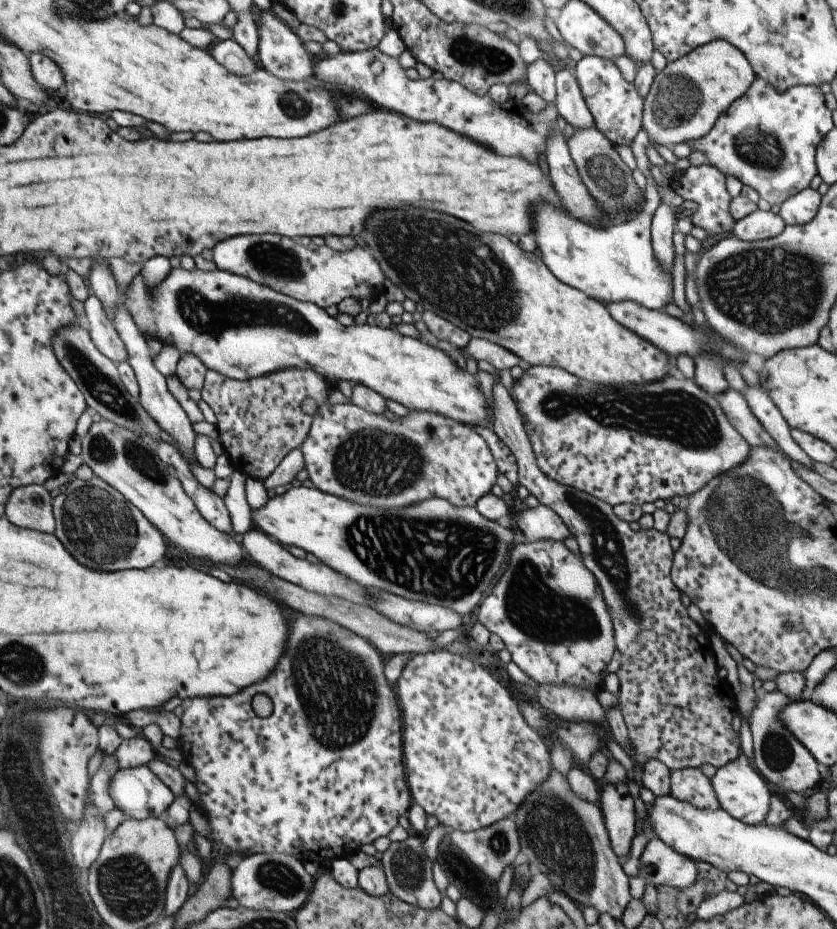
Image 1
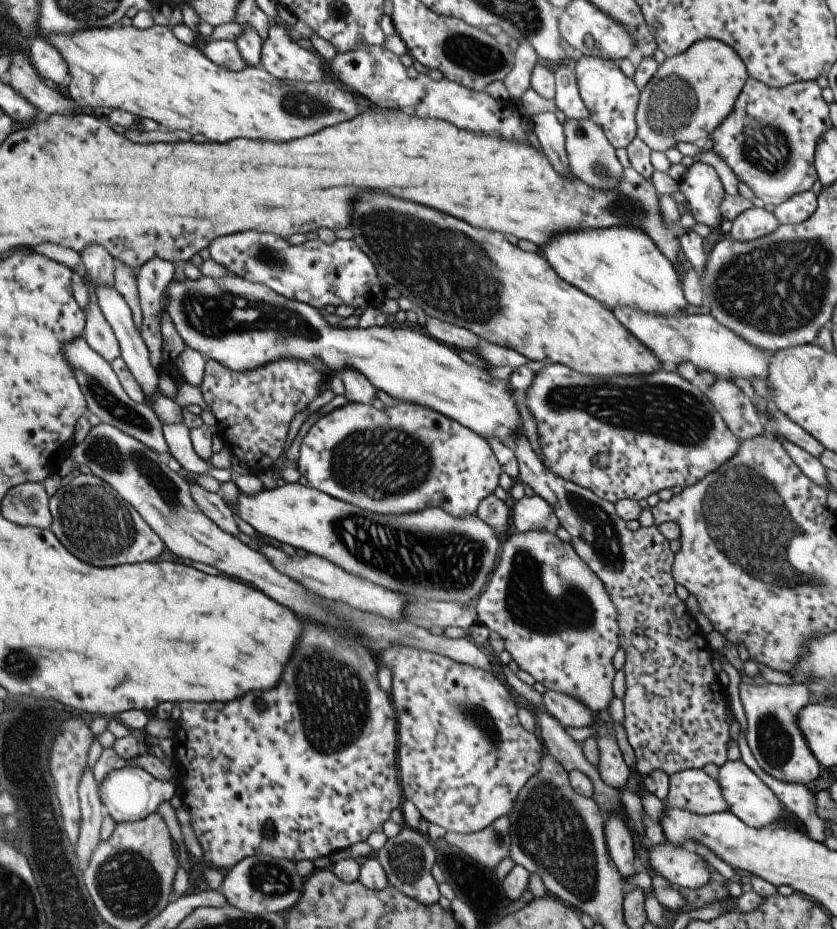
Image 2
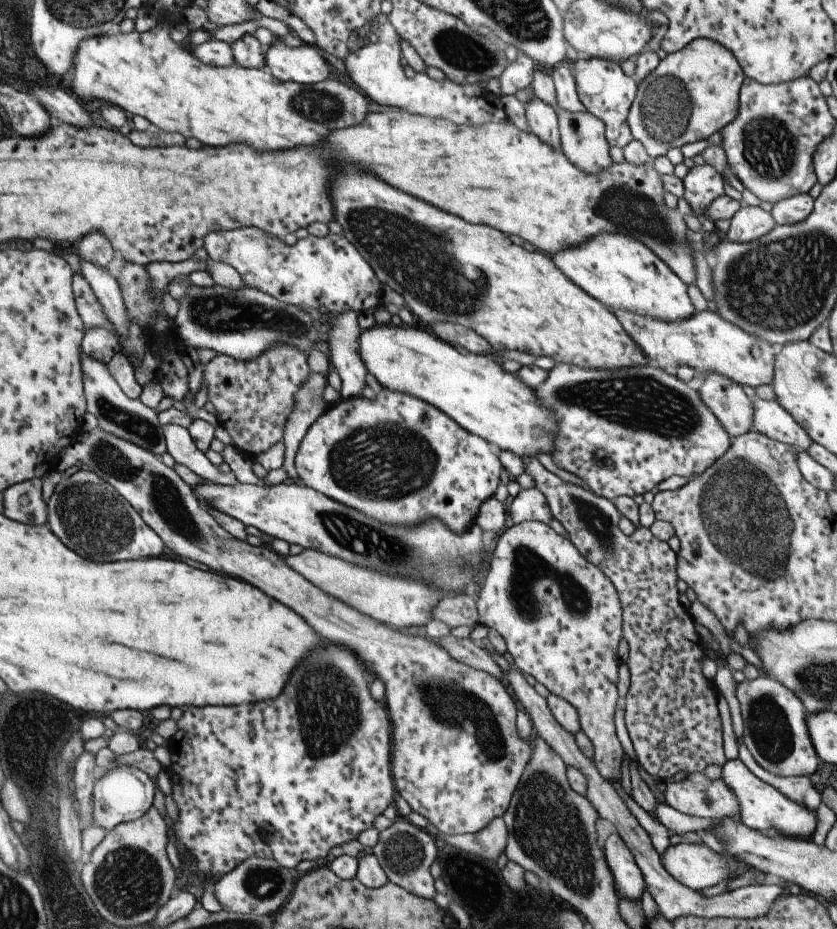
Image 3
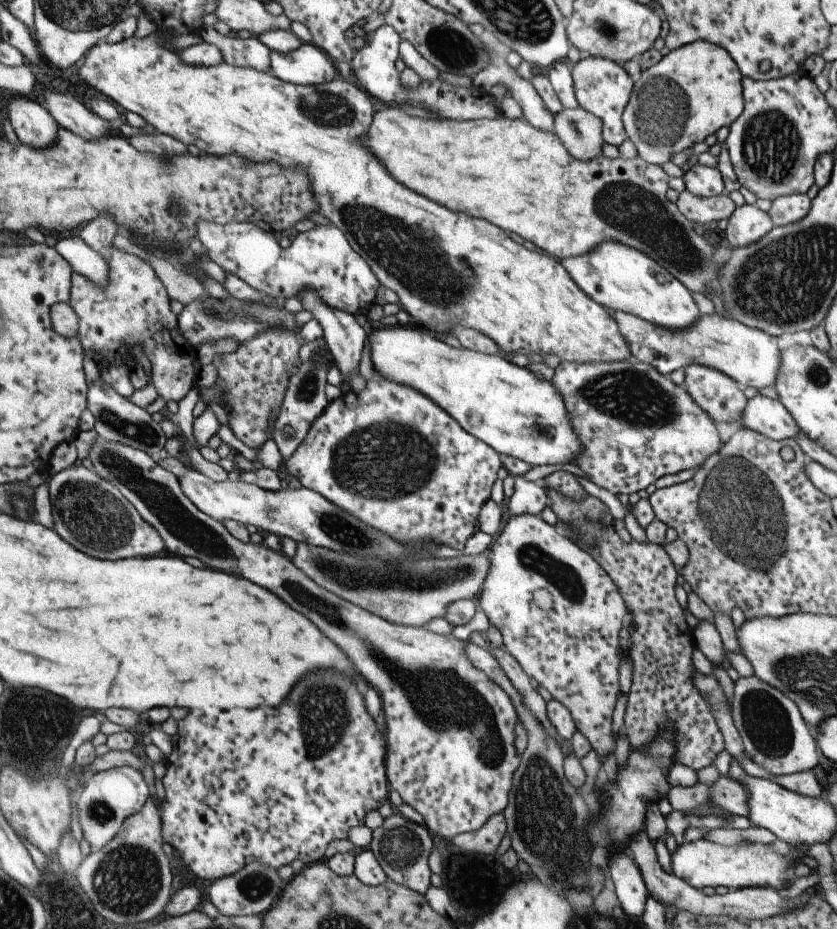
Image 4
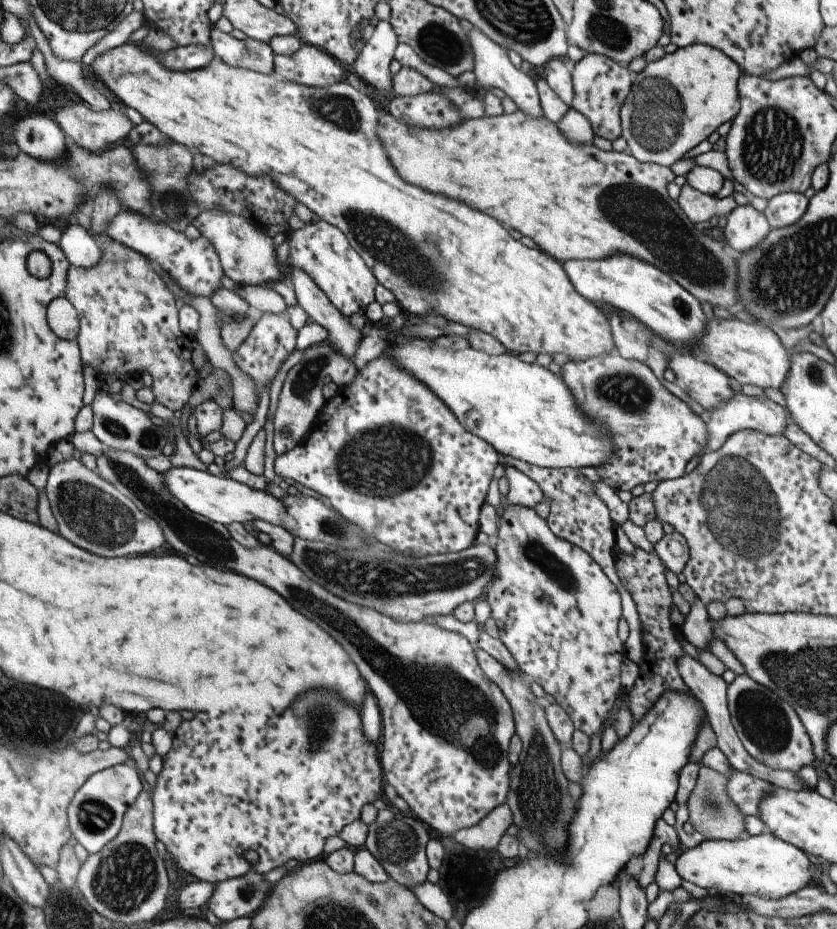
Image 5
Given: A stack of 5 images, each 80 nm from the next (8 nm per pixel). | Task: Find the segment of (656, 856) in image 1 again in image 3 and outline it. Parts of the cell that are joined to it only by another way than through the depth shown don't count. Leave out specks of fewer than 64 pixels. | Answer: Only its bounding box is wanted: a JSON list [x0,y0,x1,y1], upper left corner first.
[659,842,732,891]

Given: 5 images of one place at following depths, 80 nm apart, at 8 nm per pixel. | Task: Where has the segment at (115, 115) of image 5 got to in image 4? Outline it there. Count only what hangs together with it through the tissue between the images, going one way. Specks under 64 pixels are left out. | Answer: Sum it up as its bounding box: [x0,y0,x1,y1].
[40,92,116,140]

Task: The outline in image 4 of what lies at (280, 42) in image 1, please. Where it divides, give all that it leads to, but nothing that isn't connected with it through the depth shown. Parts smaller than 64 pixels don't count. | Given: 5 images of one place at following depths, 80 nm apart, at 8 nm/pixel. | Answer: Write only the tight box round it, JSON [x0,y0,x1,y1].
[269,42,338,86]

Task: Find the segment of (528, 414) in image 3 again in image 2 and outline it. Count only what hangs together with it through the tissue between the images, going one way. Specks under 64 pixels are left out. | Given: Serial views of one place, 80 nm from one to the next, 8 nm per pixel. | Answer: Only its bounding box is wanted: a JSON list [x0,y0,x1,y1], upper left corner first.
[163,272,523,445]

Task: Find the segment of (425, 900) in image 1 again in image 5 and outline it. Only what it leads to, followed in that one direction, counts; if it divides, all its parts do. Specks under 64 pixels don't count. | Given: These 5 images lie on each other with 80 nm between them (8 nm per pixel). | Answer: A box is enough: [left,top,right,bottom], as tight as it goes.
[363,805,429,888]

